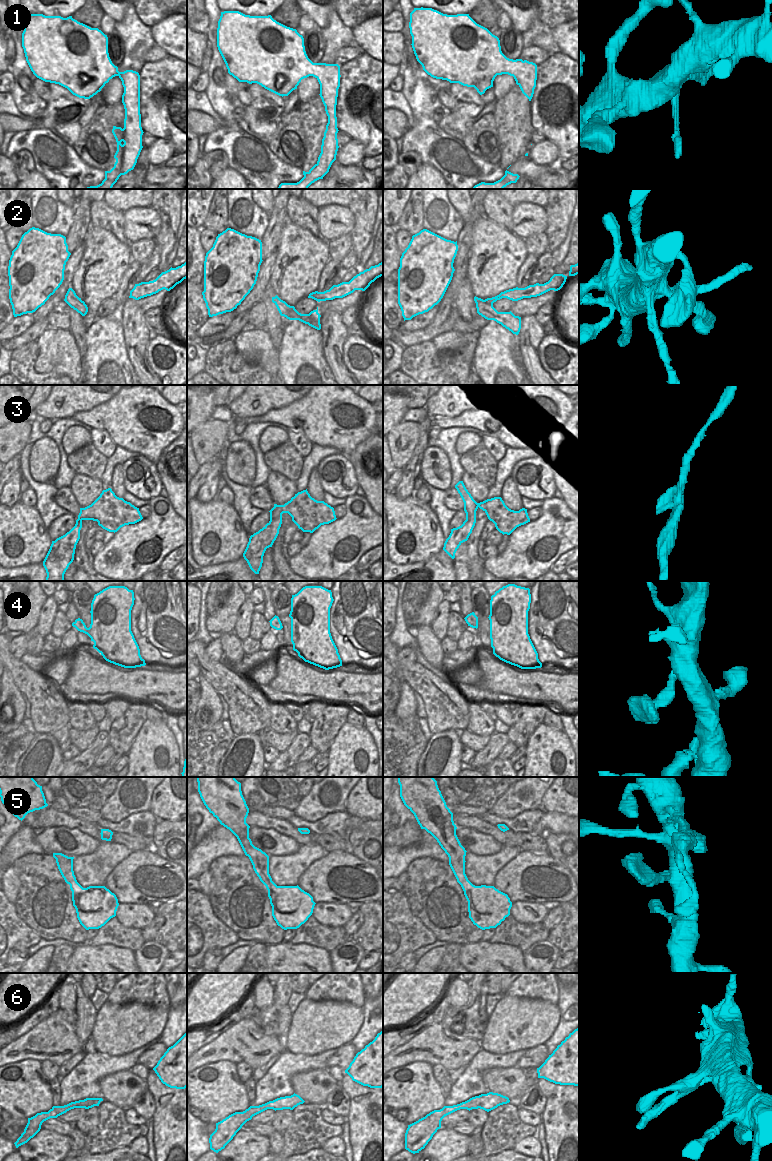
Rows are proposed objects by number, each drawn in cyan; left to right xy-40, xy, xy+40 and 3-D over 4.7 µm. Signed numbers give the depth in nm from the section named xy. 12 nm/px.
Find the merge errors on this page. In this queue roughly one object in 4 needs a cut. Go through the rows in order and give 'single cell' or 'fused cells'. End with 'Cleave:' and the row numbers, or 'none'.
1: fused cells
2: single cell
3: single cell
4: single cell
5: single cell
6: single cell
Cleave: 1

